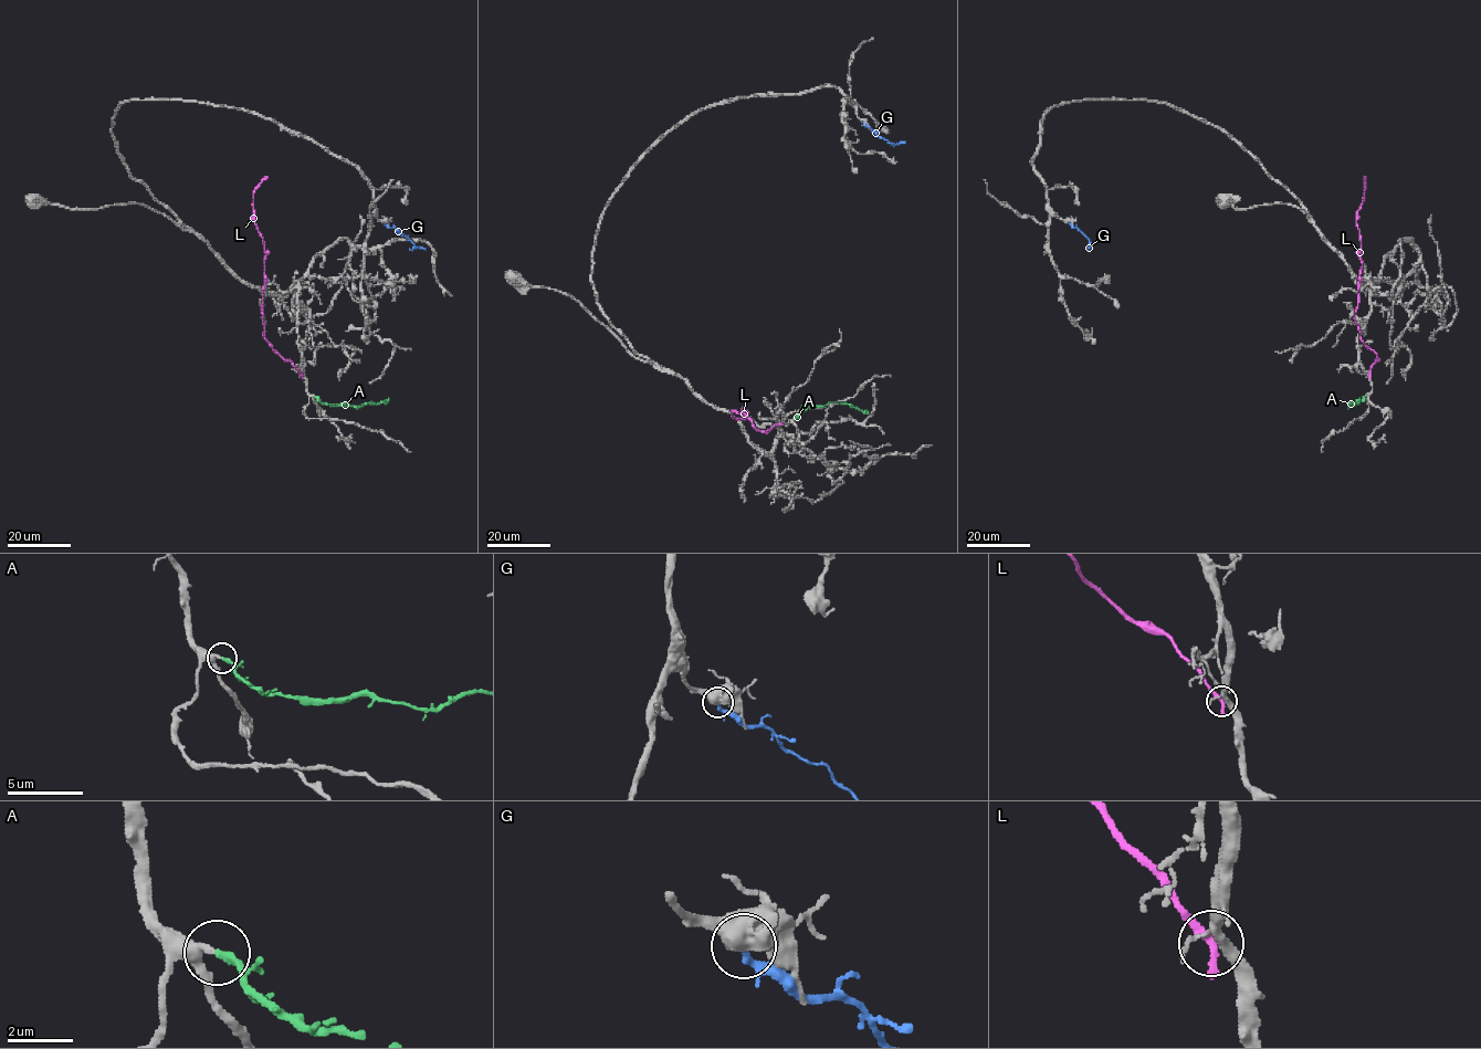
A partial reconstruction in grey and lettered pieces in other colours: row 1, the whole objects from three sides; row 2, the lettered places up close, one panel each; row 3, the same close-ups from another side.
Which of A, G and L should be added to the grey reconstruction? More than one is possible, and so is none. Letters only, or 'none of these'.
A

